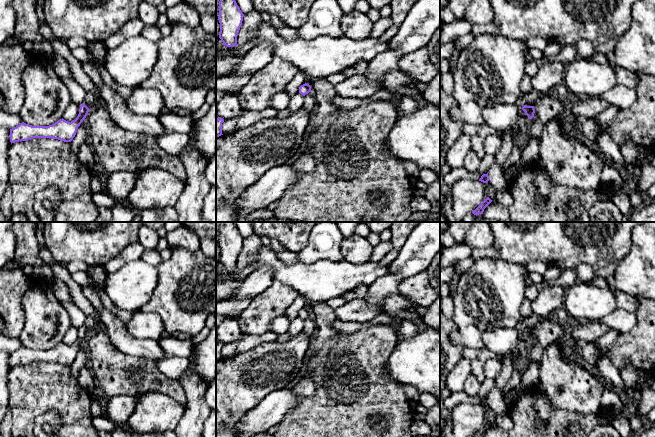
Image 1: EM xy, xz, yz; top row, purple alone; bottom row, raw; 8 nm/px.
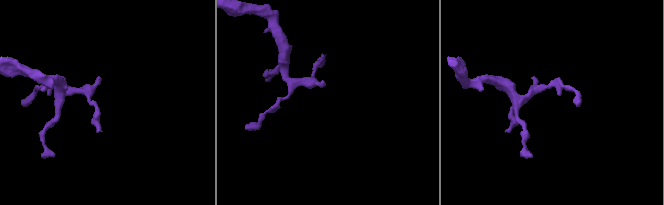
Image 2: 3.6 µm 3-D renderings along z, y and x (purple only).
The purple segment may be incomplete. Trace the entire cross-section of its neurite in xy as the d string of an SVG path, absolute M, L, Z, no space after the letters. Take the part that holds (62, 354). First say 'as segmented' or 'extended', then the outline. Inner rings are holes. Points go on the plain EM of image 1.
as segmented; M82 328L75 344L68 346L62 342L49 350L32 350L22 346L10 353L10 366L12 368L19 365L28 365L33 362L54 362L64 366L71 366L89 334L85 328Z

